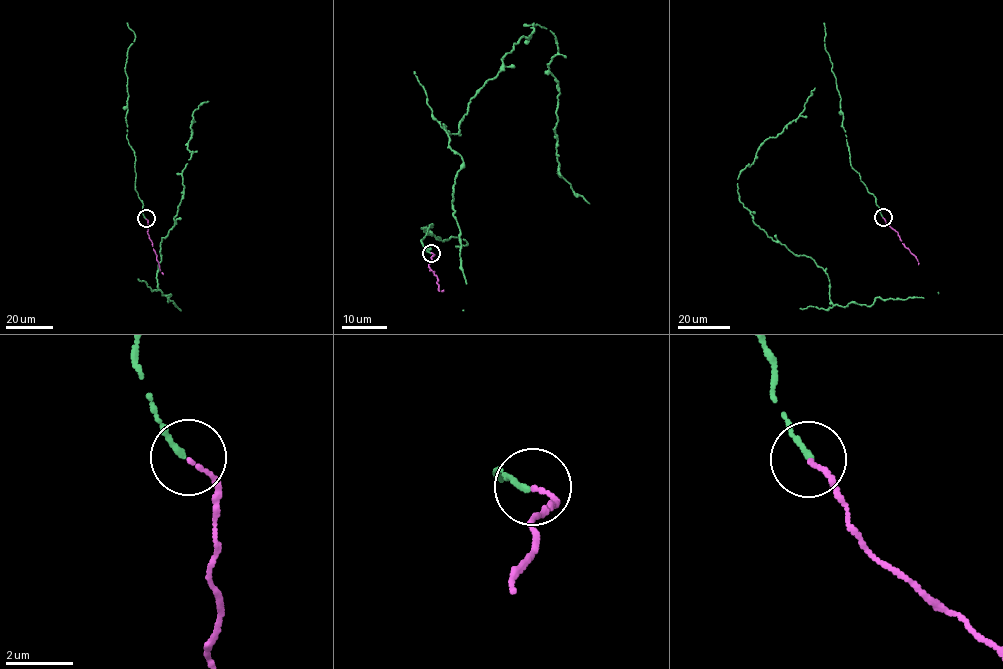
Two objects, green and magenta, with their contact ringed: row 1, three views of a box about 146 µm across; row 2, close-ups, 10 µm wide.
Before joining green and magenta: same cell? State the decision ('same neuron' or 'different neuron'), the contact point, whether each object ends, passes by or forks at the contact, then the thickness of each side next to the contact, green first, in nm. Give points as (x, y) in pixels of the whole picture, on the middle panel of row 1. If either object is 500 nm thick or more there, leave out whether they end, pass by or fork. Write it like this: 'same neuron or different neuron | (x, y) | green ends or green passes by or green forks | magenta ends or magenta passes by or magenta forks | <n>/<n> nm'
same neuron | (431, 253) | green ends | magenta ends | 170/120 nm

